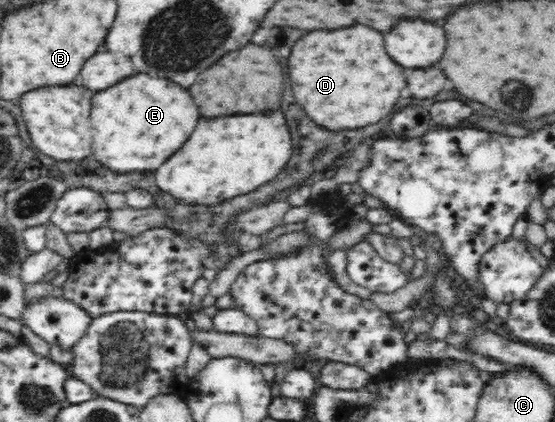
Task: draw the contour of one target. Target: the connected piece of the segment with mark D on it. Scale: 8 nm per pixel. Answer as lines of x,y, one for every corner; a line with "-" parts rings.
364,25
330,33
308,33
304,39
296,41
288,73
294,99
308,113
308,117
326,131
360,129
378,123
392,113
402,89
406,87
402,67
394,65
384,51
382,33

